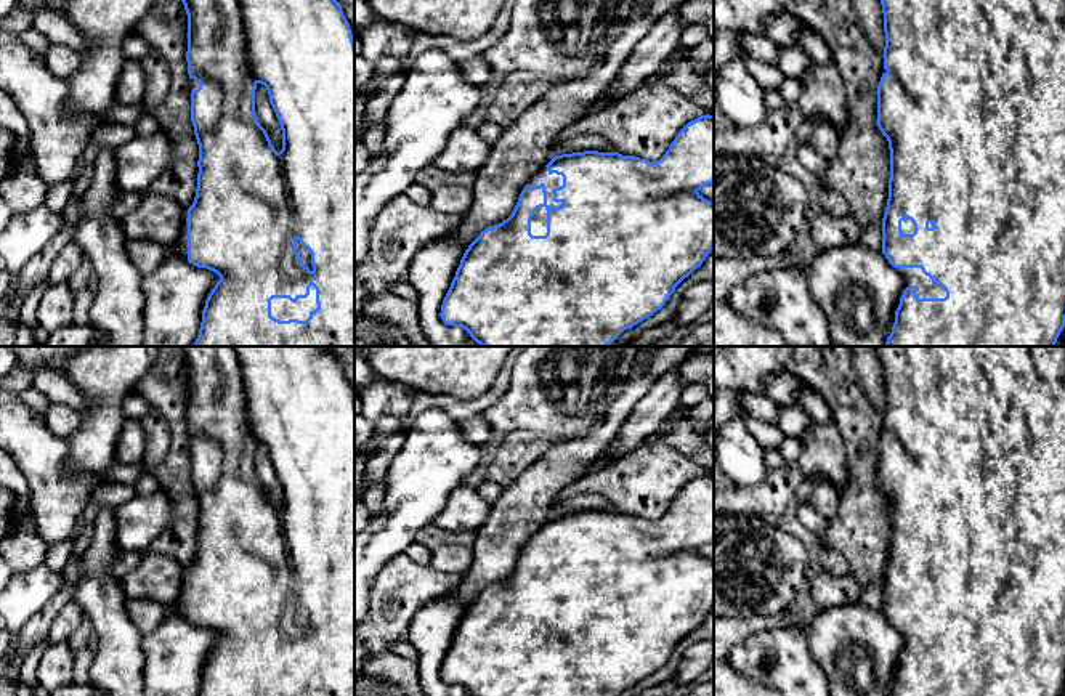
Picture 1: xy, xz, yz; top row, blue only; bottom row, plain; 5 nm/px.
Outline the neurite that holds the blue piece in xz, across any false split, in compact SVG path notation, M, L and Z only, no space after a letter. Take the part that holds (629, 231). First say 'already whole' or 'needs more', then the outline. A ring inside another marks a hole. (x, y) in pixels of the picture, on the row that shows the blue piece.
needs more | M701 115L688 122L670 143L666 154L650 162L619 152L584 151L555 156L529 178L512 215L489 226L465 250L451 287L441 305L441 319L447 326L465 329L481 346L609 346L624 330L661 310L675 287L703 265L714 249L714 202L698 191L714 183L714 115Z

